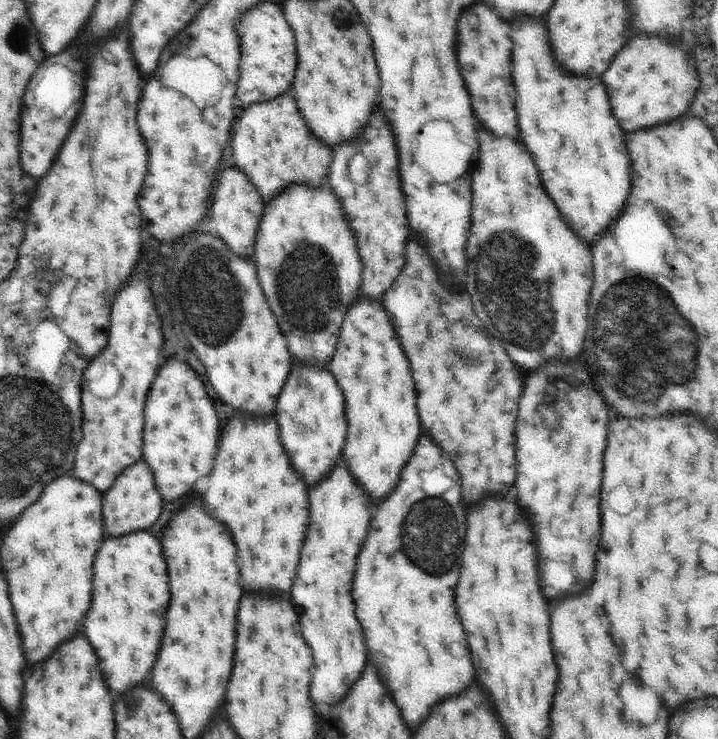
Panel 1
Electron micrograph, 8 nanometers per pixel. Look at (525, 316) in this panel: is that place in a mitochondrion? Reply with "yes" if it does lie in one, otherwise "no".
yes

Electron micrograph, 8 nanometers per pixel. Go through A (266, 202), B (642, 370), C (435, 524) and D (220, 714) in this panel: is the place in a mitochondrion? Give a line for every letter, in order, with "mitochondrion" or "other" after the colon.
A: other
B: mitochondrion
C: mitochondrion
D: other

